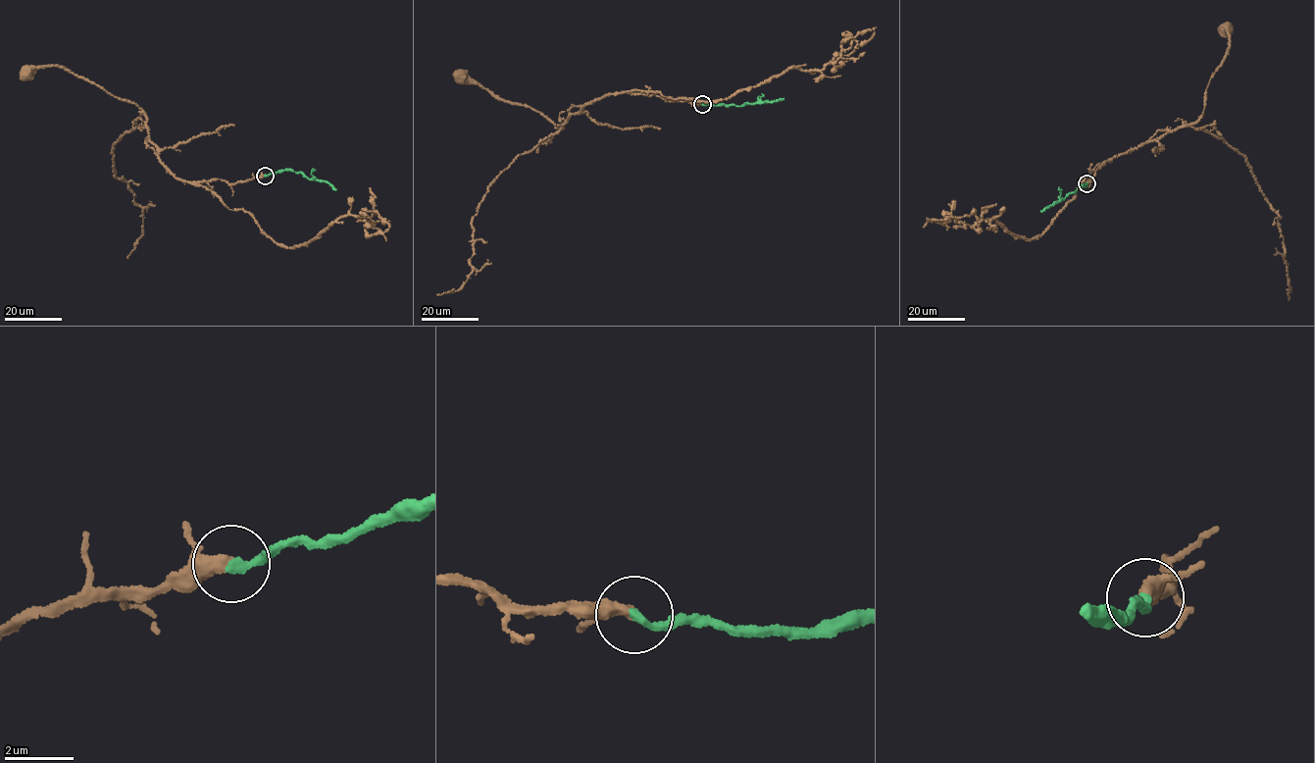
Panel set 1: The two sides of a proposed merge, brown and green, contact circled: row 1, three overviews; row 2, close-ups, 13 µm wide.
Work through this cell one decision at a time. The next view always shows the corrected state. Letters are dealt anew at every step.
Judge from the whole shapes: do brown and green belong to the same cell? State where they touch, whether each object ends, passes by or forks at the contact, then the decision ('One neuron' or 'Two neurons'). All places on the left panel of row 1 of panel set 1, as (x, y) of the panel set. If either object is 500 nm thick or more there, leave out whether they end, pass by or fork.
Place: (265, 176). At the ring brown passes by. At the ring green ends. One neuron

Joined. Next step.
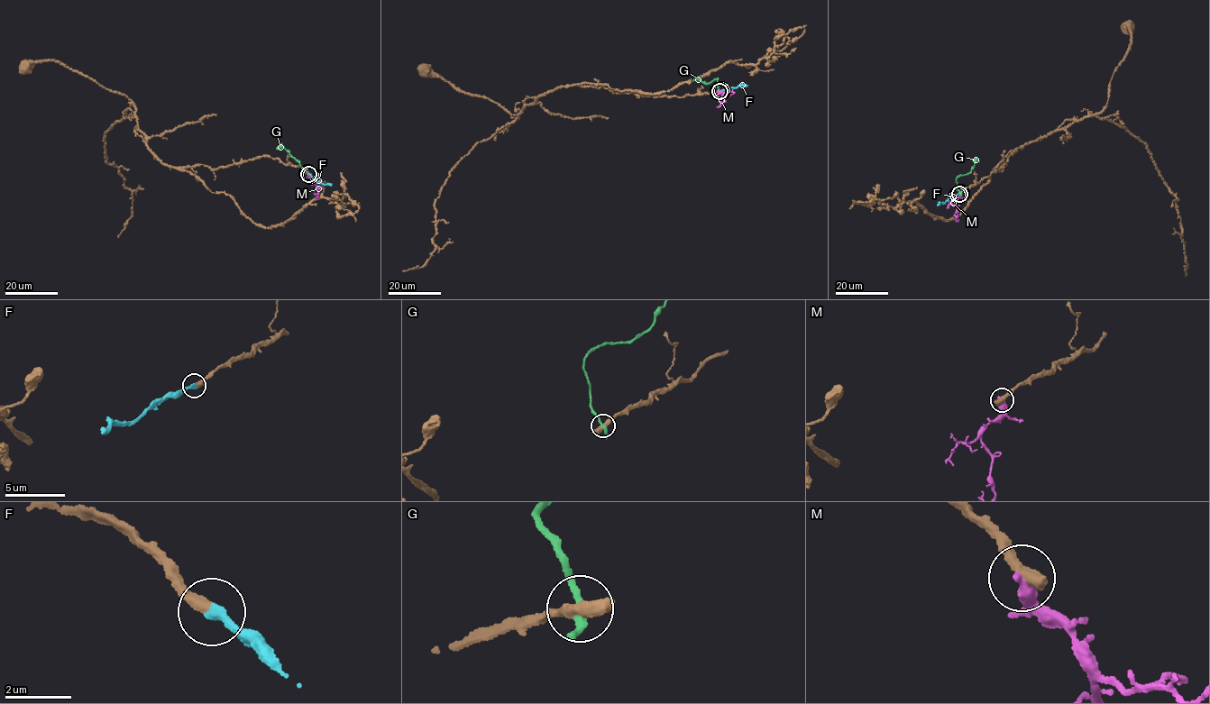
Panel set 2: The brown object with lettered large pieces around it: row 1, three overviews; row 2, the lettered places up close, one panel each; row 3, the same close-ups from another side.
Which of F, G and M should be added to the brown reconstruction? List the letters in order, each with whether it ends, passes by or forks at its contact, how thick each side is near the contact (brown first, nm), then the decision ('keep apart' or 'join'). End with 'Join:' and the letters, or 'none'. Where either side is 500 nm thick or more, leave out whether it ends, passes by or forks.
F: it ends there; 400 nm thick on the brown side, 320 nm on the other; join
G: it ends there; 340 nm thick on the brown side, 280 nm on the other; keep apart
M: it ends there; 480 nm thick on the brown side, 480 nm on the other; keep apart
Join: F

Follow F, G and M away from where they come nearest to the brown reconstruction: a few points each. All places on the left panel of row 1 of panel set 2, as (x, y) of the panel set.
F: (310, 175), (323, 184), (331, 185)
G: (308, 172), (301, 170), (298, 161), (284, 148), (276, 148)
M: (308, 174), (317, 187), (318, 196), (316, 197)

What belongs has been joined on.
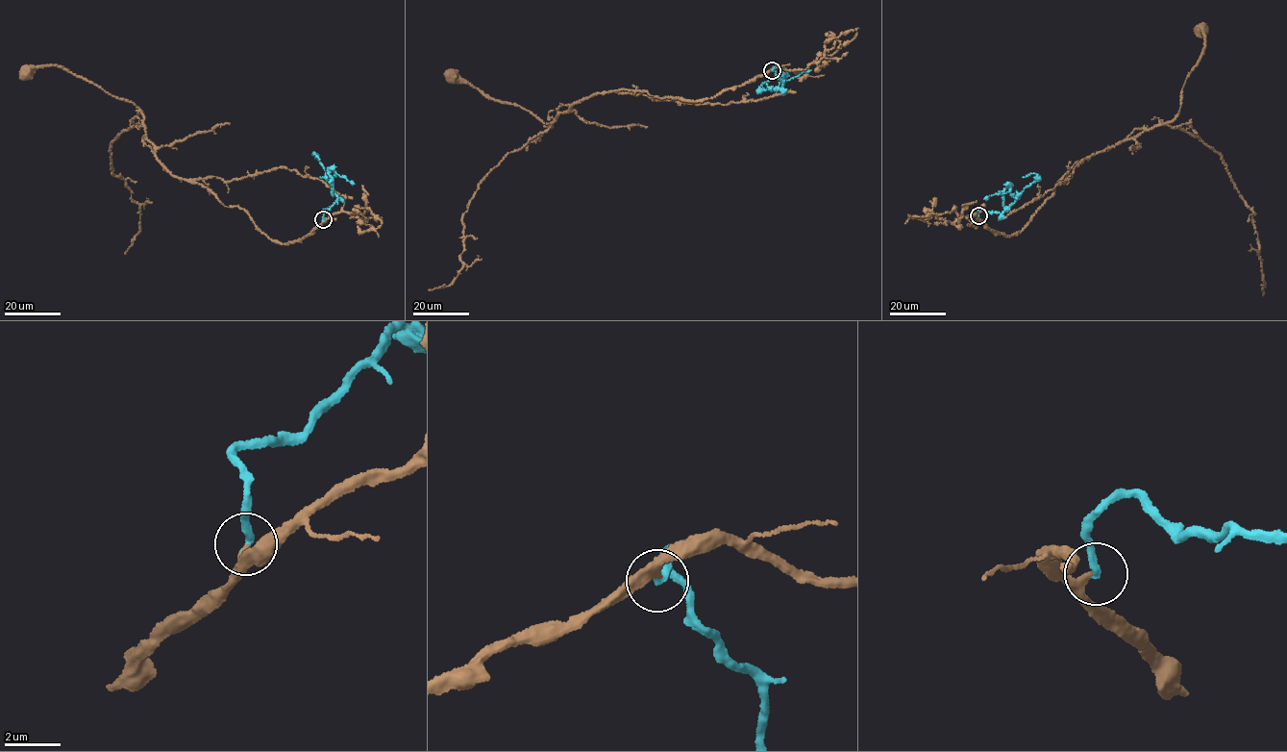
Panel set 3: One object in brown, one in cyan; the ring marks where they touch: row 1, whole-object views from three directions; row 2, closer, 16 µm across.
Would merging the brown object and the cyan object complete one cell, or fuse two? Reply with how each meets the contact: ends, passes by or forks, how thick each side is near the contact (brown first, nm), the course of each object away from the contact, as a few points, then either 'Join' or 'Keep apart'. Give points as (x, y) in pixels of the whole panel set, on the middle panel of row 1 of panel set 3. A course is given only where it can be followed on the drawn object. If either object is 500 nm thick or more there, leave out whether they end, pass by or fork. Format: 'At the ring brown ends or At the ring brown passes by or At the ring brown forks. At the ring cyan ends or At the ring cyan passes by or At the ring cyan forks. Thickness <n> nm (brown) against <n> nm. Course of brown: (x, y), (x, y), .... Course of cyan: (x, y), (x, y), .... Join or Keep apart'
At the ring brown passes by. At the ring cyan ends. Thickness 200 nm (brown) against 260 nm. Course of brown: (772, 70), (710, 98), (689, 101), (622, 88), (596, 92), (548, 127), (517, 106), (494, 100), (451, 76). Course of cyan: (772, 70), (775, 66), (782, 87), (761, 90), (761, 85), (769, 80). Join

